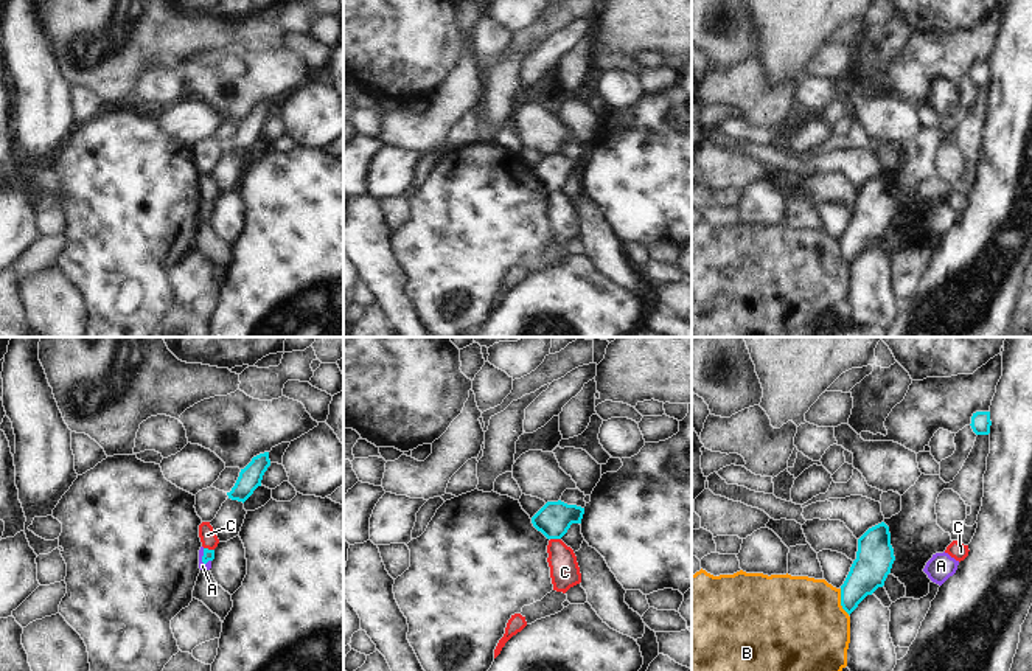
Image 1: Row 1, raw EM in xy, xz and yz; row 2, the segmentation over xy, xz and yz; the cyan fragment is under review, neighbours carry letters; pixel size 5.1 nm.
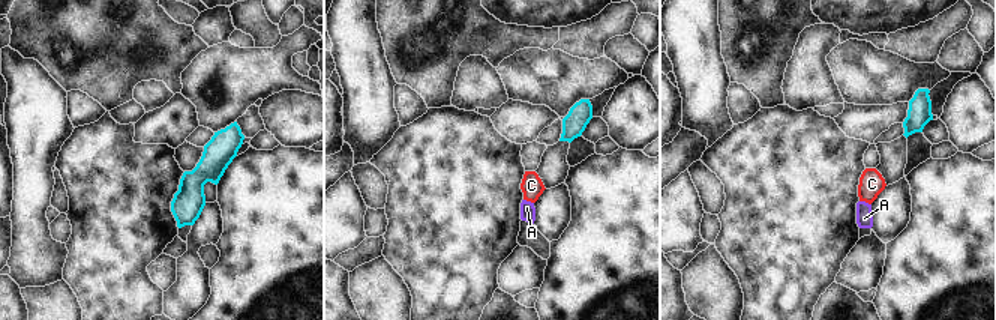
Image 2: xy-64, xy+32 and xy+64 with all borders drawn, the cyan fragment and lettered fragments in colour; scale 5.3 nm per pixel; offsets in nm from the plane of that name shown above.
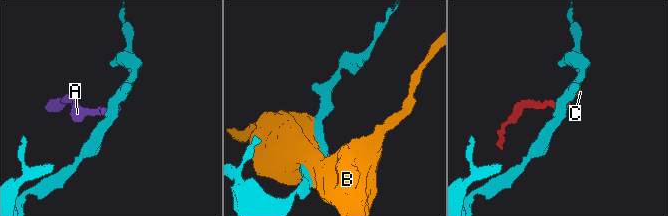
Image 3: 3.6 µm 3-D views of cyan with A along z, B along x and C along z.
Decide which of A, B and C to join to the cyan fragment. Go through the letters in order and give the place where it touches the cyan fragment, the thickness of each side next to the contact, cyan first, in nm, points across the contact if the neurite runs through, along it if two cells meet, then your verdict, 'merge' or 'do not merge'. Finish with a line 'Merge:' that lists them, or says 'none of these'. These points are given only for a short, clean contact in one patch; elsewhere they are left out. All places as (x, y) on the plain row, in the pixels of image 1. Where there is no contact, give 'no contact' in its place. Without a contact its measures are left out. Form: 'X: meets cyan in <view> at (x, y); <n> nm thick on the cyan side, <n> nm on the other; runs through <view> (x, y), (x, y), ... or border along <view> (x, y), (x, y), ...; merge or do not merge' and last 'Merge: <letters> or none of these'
A: meets cyan in xy at (202, 208); 60 nm thick on the cyan side, 40 nm on the other; runs through xy (209, 207), (202, 208), (202, 218); merge
B: meets cyan in yz at (841, 253); 190 nm thick on the cyan side, 480 nm on the other; do not merge
C: meets cyan in xy at (207, 201); 60 nm thick on the cyan side, 90 nm on the other; border along xy (204, 199), (213, 202); do not merge
Merge: A

